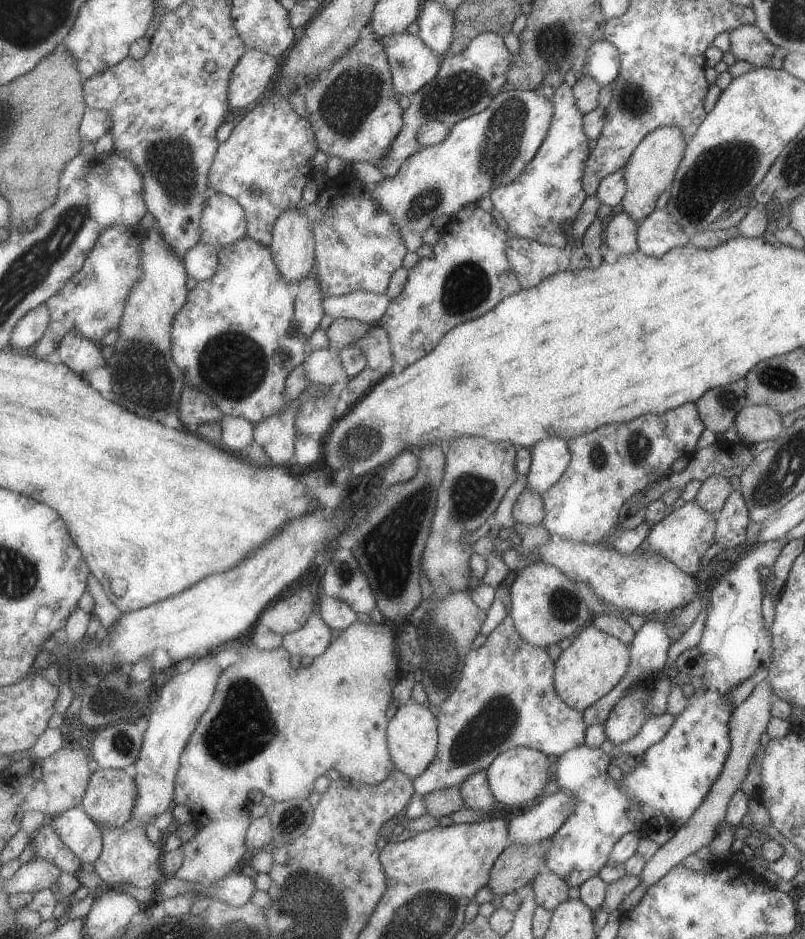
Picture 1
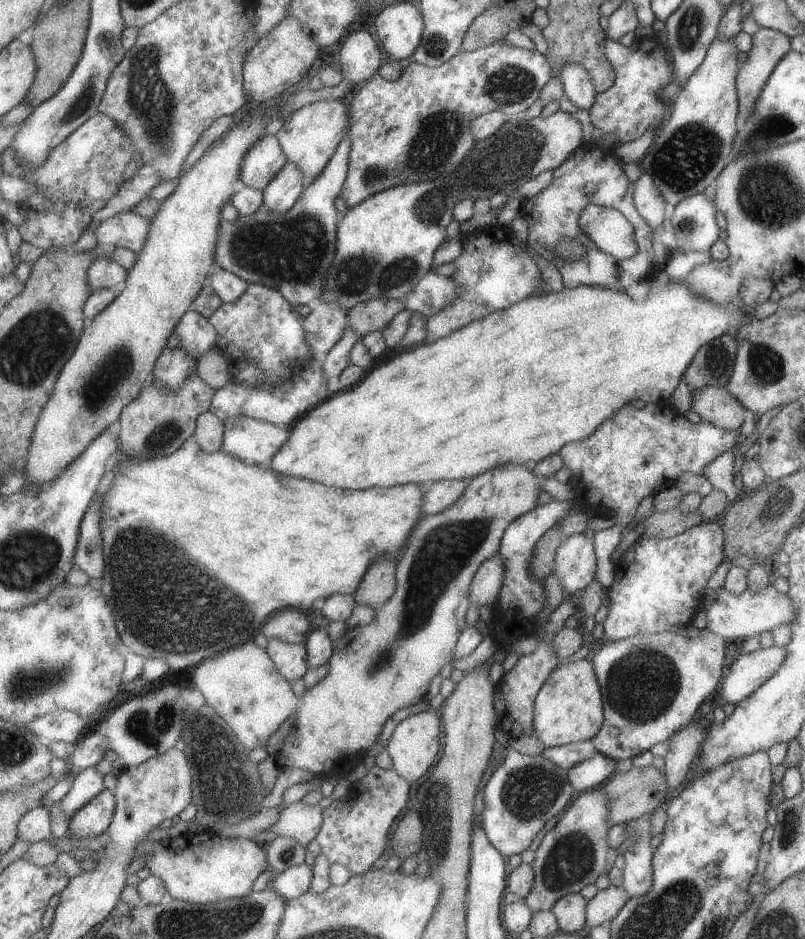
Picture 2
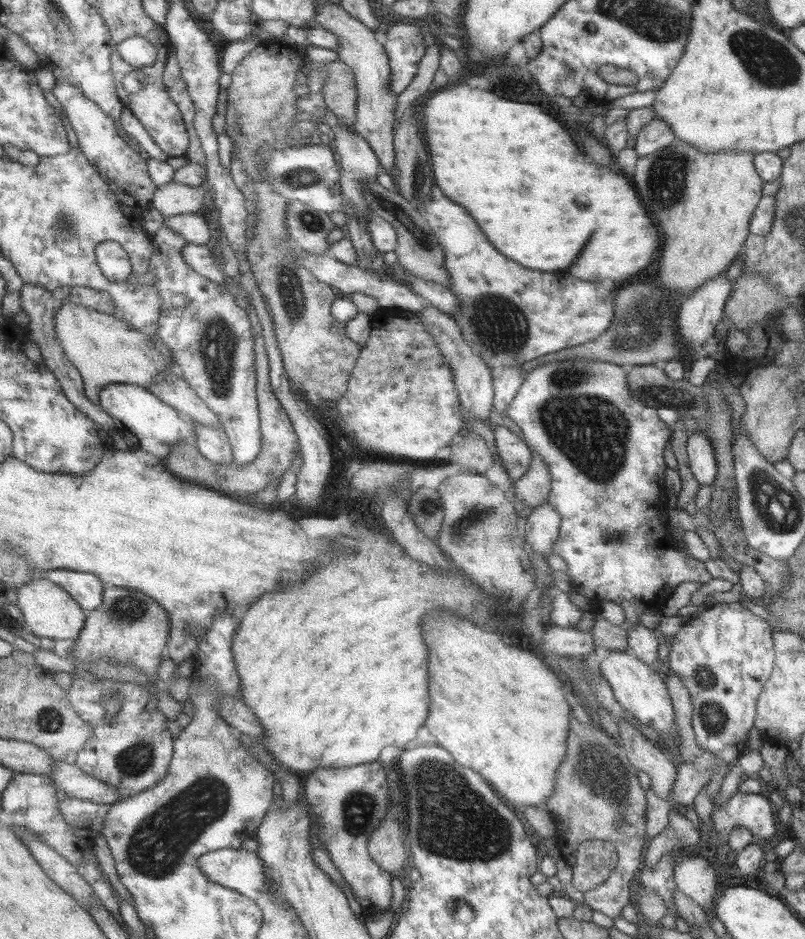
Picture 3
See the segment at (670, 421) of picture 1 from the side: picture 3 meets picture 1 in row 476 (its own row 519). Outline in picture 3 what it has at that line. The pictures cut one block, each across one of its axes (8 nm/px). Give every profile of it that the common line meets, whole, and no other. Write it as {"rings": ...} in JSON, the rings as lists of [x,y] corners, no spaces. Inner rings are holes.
{"rings":[[[576,358],[575,360],[559,360],[555,362],[546,362],[536,366],[526,377],[522,387],[518,390],[514,401],[509,405],[505,416],[519,426],[523,431],[524,439],[529,448],[536,452],[549,467],[549,472],[553,479],[553,488],[548,498],[548,503],[555,507],[562,516],[562,525],[560,528],[559,540],[555,543],[554,553],[562,557],[567,562],[567,579],[575,584],[574,589],[577,593],[583,595],[592,609],[603,602],[610,600],[623,608],[624,626],[630,629],[633,625],[639,623],[637,615],[642,609],[650,609],[655,612],[662,606],[665,599],[681,582],[698,582],[705,584],[711,580],[711,575],[705,571],[703,562],[693,559],[687,552],[679,552],[676,547],[676,541],[670,534],[669,524],[666,520],[665,510],[668,507],[665,501],[659,499],[656,490],[665,490],[663,472],[665,472],[665,463],[663,463],[663,447],[665,441],[670,439],[669,427],[663,423],[655,413],[655,409],[645,406],[642,402],[632,397],[632,392],[627,390],[626,371],[624,366],[613,362],[601,362],[600,360],[587,360],[586,358]]]}

